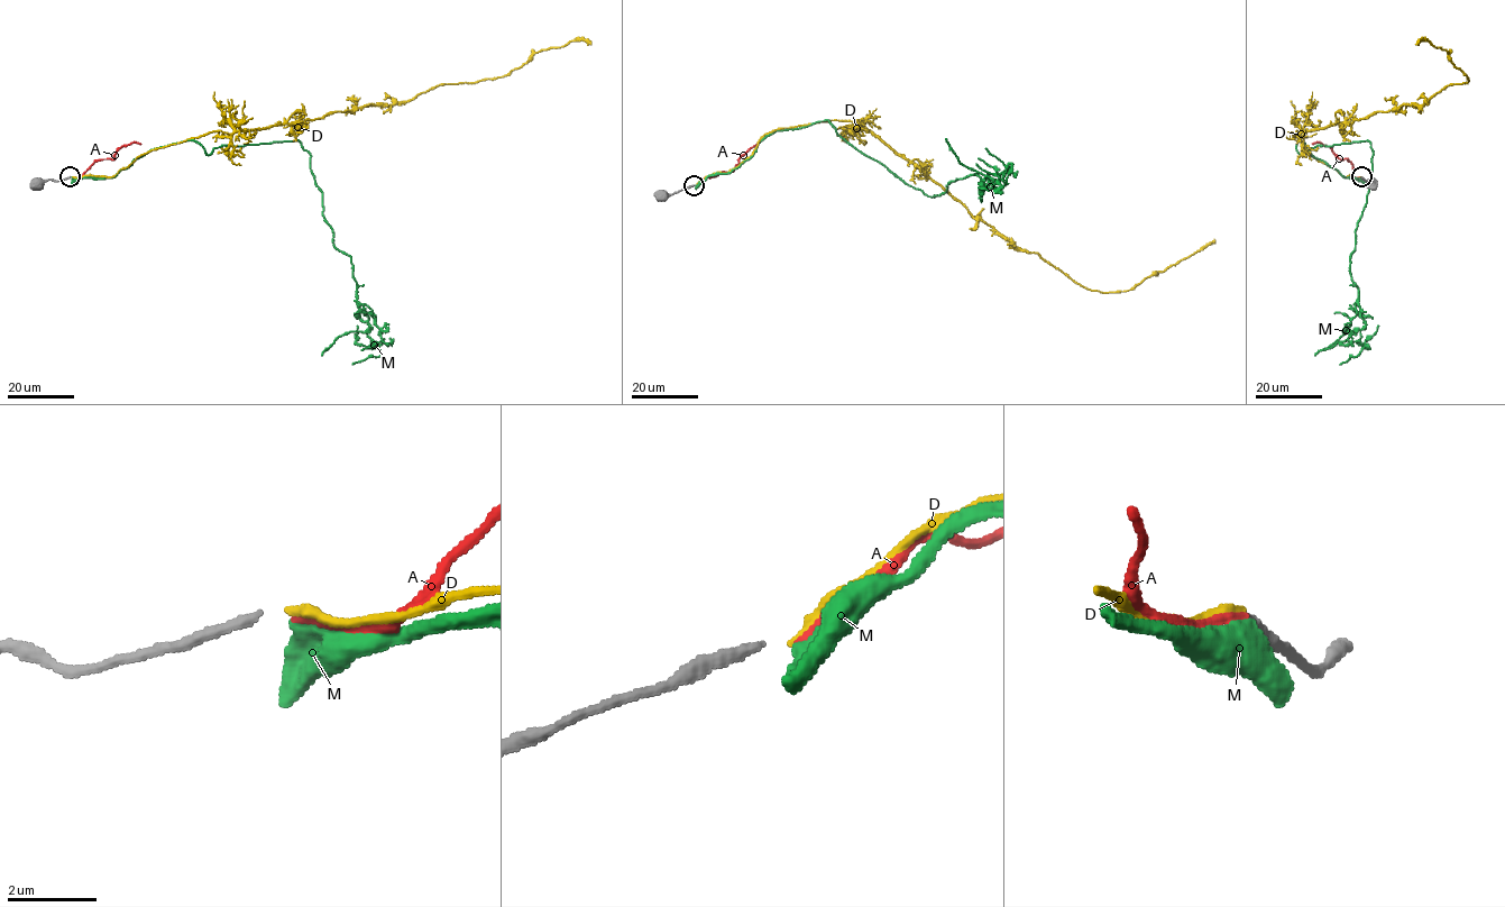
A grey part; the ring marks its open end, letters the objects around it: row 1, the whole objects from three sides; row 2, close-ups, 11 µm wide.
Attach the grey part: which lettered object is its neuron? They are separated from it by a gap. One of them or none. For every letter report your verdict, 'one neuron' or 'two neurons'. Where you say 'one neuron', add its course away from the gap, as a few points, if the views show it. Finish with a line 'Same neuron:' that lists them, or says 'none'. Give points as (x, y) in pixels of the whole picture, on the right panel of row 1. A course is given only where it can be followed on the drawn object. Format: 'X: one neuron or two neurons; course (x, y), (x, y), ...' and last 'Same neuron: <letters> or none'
A: one neuron; course (1361, 177), (1354, 175), (1348, 158), (1341, 159), (1320, 143), (1312, 144)
D: two neurons
M: two neurons
Same neuron: A

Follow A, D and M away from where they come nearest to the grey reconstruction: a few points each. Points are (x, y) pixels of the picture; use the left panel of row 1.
A: (72, 177), (80, 177), (98, 159), (112, 159), (124, 146), (140, 144)
D: (72, 176), (113, 176), (140, 154), (210, 133), (403, 103), (439, 85), (506, 75), (571, 40), (589, 44)
M: (72, 177), (111, 177), (185, 140), (209, 155), (301, 143), (369, 326), (321, 355)

